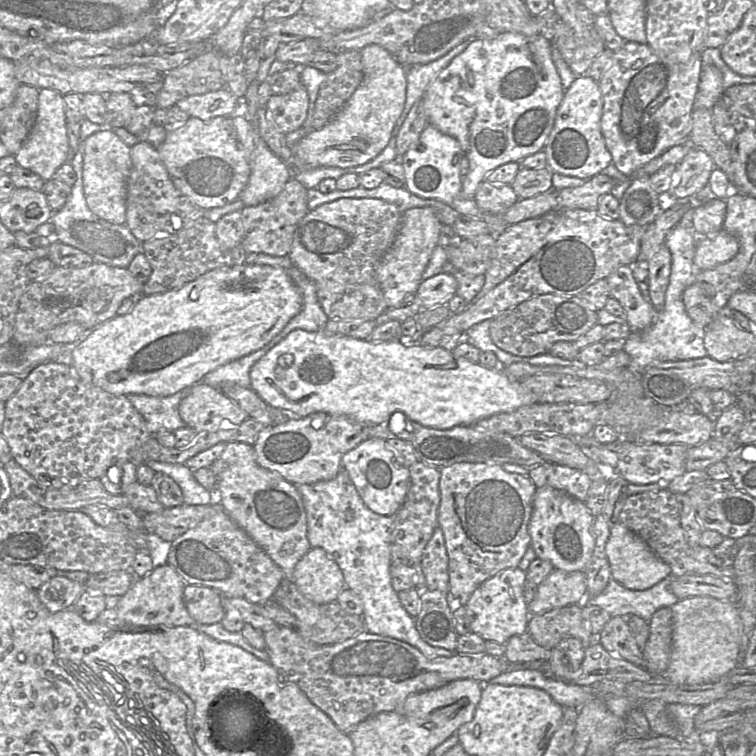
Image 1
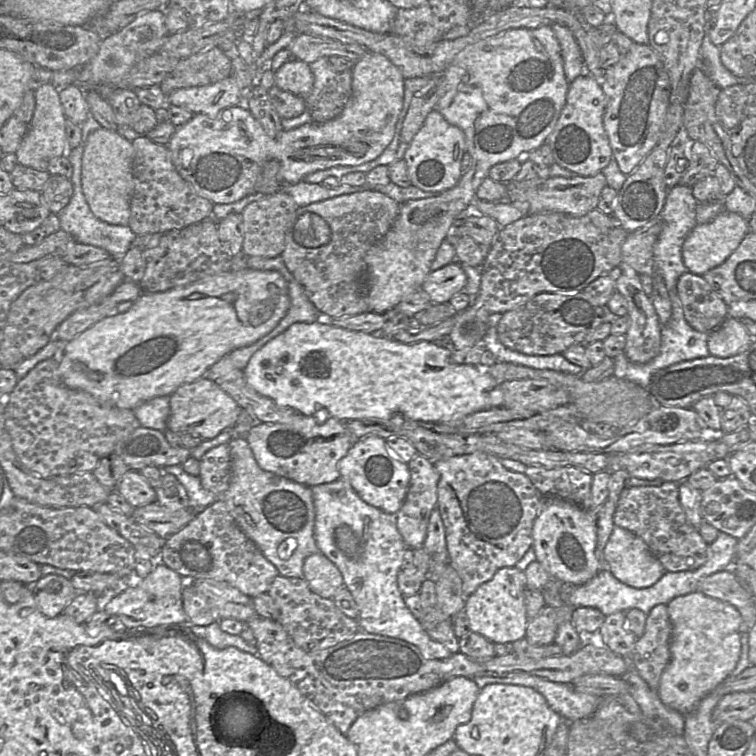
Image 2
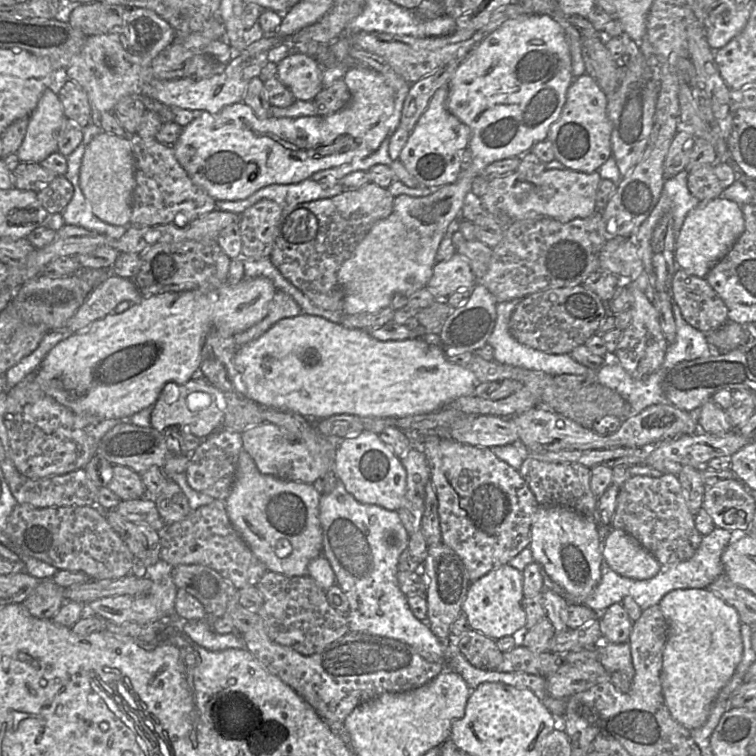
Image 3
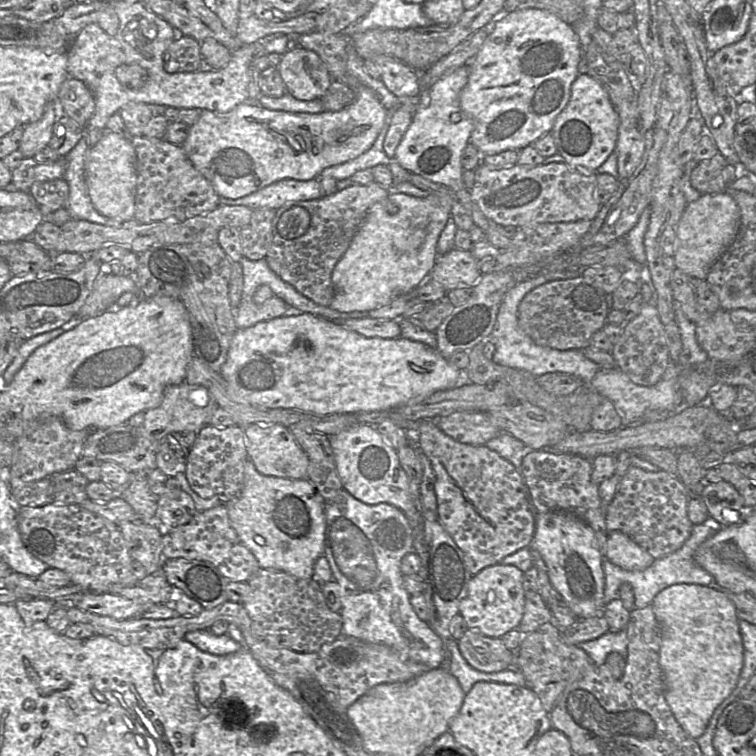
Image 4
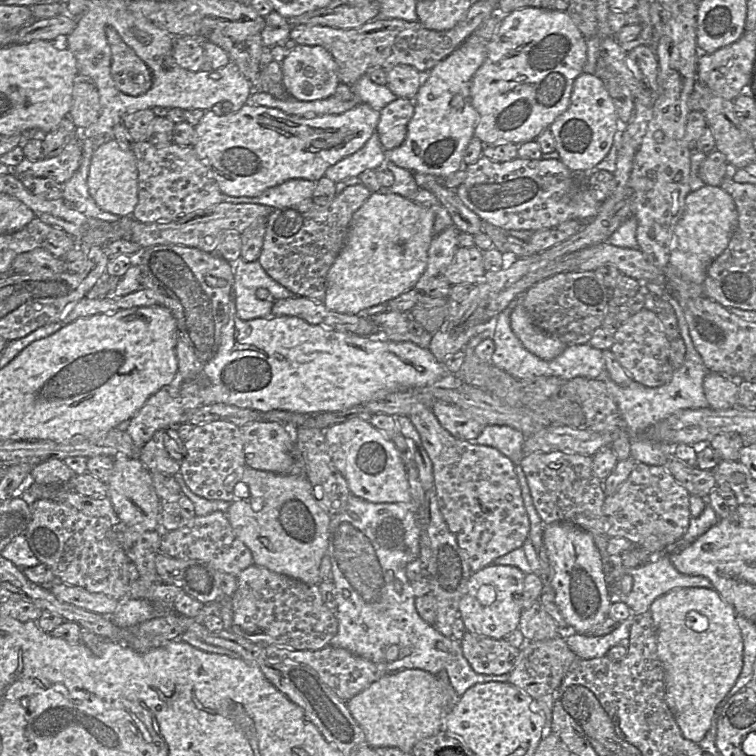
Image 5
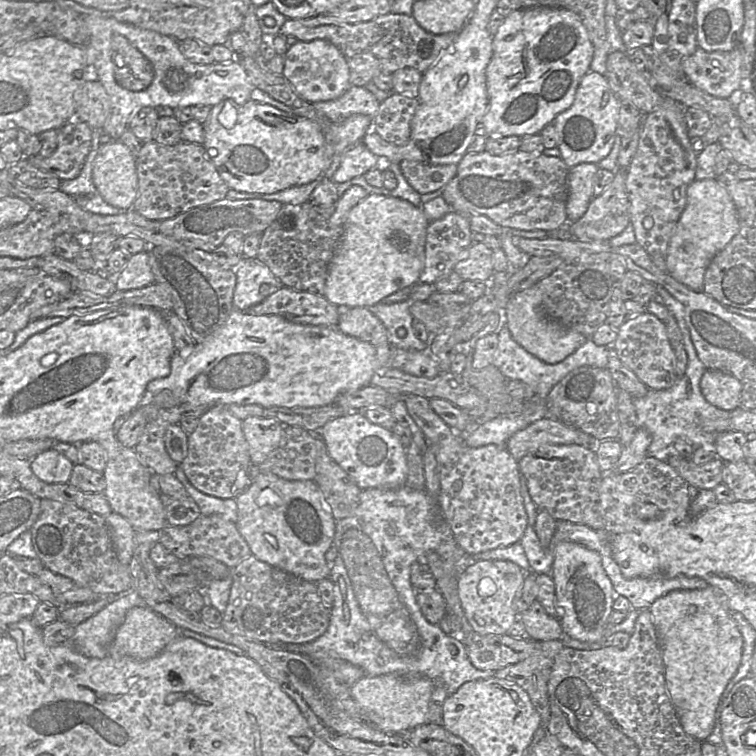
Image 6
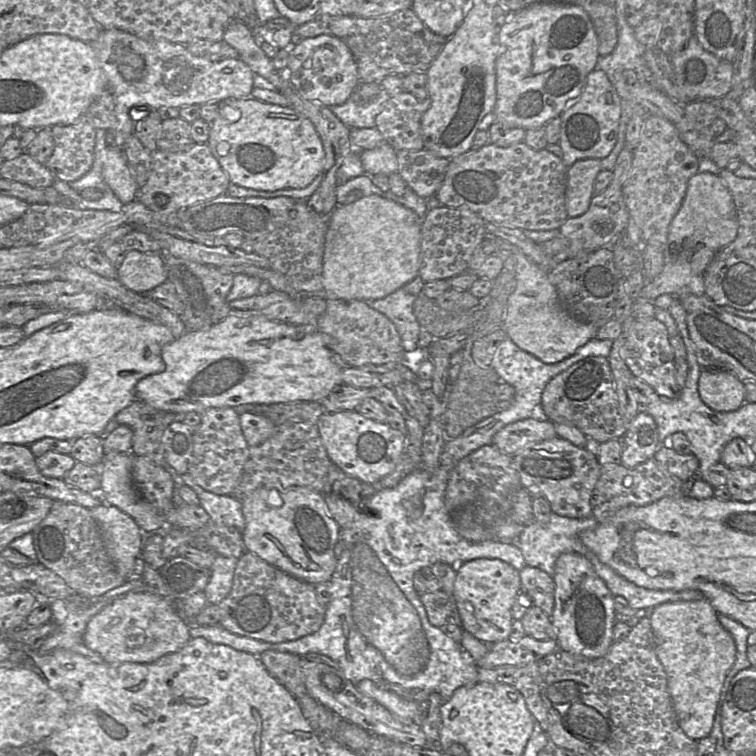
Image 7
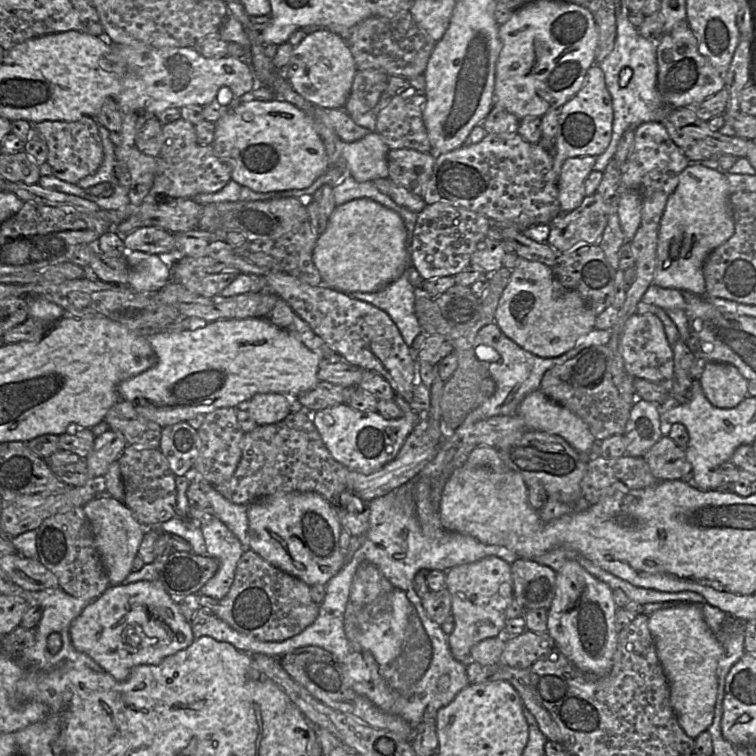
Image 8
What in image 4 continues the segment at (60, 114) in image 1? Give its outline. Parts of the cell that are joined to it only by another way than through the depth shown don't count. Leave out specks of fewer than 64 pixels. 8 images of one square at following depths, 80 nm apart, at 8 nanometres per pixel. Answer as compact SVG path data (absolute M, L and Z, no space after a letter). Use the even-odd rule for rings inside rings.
M57 97L57 101L47 103L39 120L25 125L19 147L25 158L33 158L35 154L48 146L59 114Z

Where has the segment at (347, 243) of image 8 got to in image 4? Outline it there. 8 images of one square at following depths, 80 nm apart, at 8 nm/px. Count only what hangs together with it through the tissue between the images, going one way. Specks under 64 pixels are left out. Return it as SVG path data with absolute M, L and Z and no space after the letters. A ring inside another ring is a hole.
M453 191L450 195L429 195L425 198L389 192L388 200L398 207L395 214L390 214L382 203L375 203L332 271L334 295L329 307L344 313L369 312L390 303L401 295L408 294L418 288L424 280L430 278L438 258L439 236L451 216L450 210L454 198Z

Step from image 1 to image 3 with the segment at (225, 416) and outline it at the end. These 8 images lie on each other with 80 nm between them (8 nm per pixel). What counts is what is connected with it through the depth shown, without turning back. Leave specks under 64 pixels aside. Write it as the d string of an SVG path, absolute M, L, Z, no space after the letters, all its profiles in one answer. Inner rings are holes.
M194 377L185 384L167 383L160 398L152 406L151 427L163 434L171 431L190 432L205 439L222 429L225 418L226 400L224 393L204 377Z

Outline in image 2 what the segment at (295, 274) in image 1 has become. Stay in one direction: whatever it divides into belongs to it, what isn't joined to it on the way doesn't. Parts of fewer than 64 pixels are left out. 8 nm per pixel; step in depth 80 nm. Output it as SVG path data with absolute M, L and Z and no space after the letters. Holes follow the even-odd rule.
M289 271L292 281L288 284L290 306L286 313L288 316L276 329L269 333L269 341L284 332L292 324L297 322L313 323L325 319L317 307L312 303L305 293L302 285L294 278Z

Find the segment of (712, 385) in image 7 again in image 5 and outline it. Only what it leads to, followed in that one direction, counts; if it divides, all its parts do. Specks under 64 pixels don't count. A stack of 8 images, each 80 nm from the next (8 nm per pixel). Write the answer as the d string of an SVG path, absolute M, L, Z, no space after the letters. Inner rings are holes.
M709 372L703 382L704 392L714 409L730 409L737 405L739 381L724 374Z

